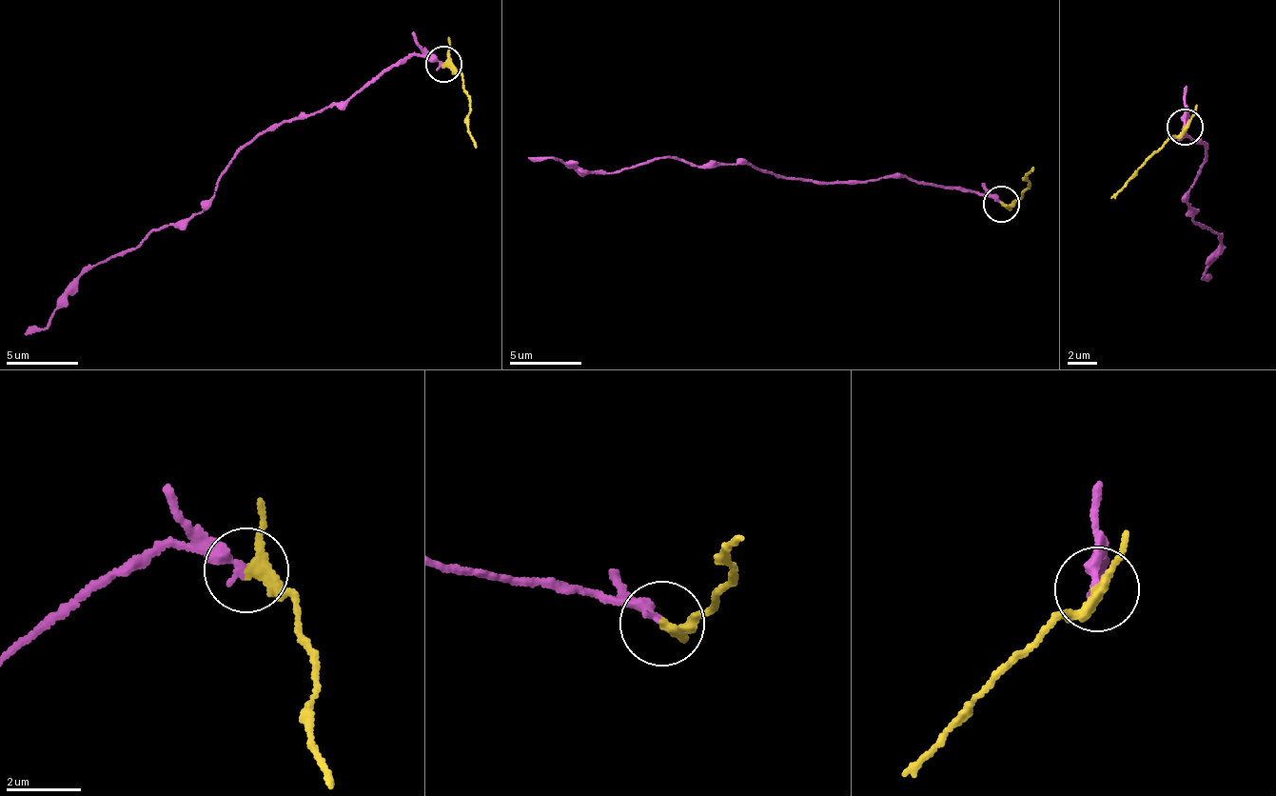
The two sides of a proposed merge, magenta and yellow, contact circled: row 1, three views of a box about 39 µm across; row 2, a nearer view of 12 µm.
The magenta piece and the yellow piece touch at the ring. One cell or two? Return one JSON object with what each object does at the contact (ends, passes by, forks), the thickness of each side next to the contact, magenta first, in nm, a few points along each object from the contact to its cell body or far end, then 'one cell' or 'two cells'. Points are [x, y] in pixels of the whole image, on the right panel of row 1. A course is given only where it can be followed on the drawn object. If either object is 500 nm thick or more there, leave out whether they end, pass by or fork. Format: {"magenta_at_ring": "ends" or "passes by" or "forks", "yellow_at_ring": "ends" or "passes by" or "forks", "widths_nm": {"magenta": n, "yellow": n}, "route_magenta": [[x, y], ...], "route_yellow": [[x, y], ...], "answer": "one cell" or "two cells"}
{"magenta_at_ring": "ends", "yellow_at_ring": "passes by", "widths_nm": {"magenta": 280, "yellow": 260}, "route_magenta": [[1187, 124], [1187, 112], [1182, 132], [1207, 143], [1187, 204], [1221, 240], [1205, 271], [1209, 280]], "route_yellow": [[1187, 128], [1165, 144], [1111, 200]], "answer": "two cells"}

